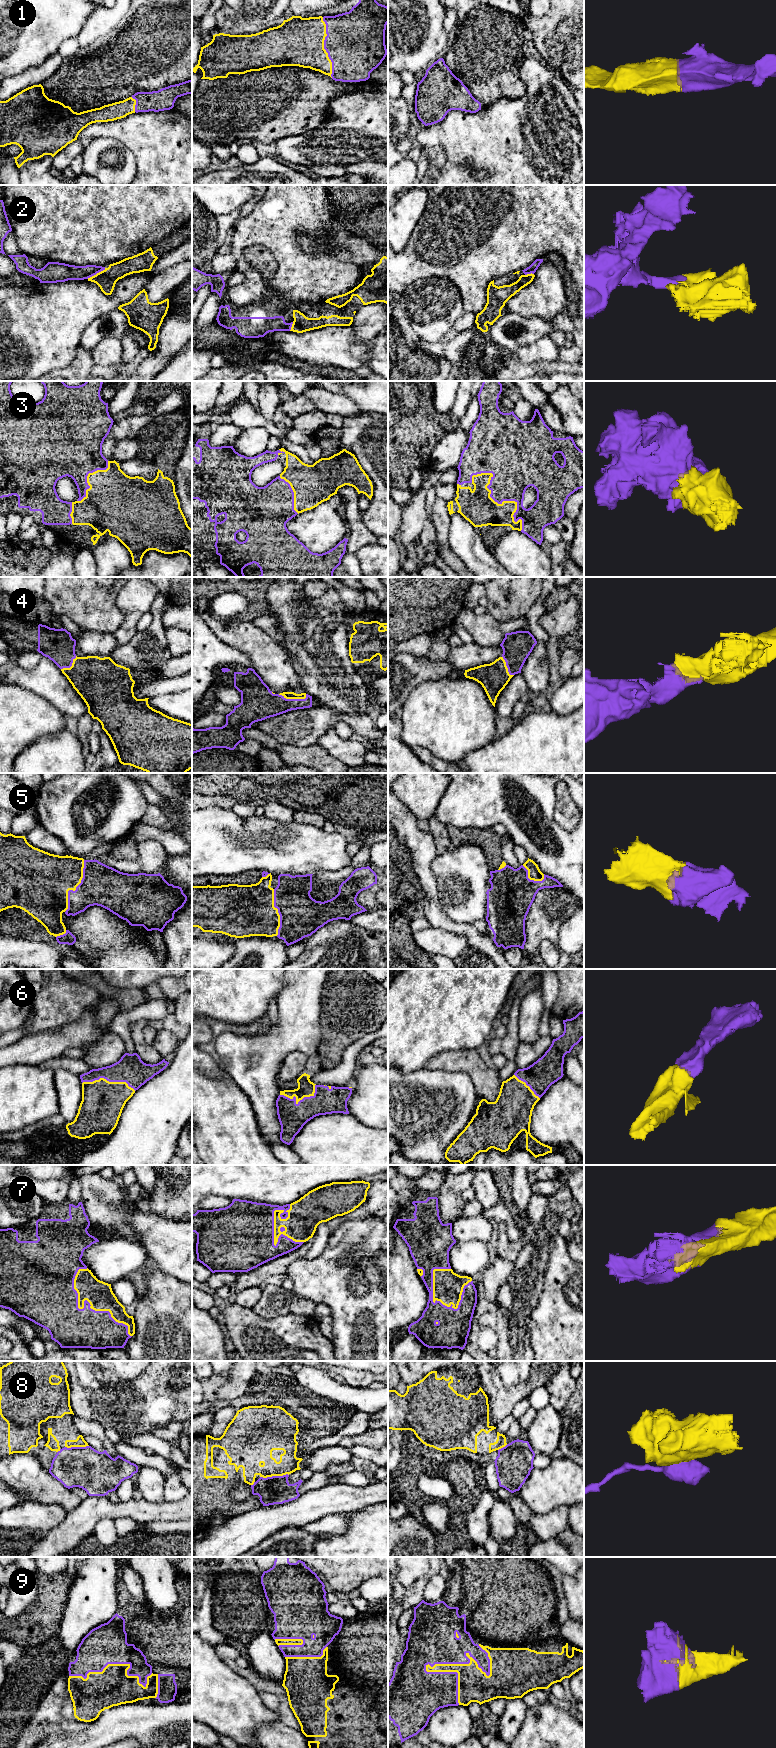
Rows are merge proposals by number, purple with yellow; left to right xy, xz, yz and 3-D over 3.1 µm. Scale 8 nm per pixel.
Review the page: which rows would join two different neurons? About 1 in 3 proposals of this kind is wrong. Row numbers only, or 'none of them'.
8

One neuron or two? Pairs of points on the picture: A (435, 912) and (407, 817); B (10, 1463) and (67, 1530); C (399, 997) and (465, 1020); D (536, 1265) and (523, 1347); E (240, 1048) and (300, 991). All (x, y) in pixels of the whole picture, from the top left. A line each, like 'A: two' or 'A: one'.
A: one
B: two
C: one
D: one
E: one

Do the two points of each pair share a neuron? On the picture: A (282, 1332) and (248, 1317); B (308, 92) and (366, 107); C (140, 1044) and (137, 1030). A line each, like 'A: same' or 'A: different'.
A: same
B: different
C: same

